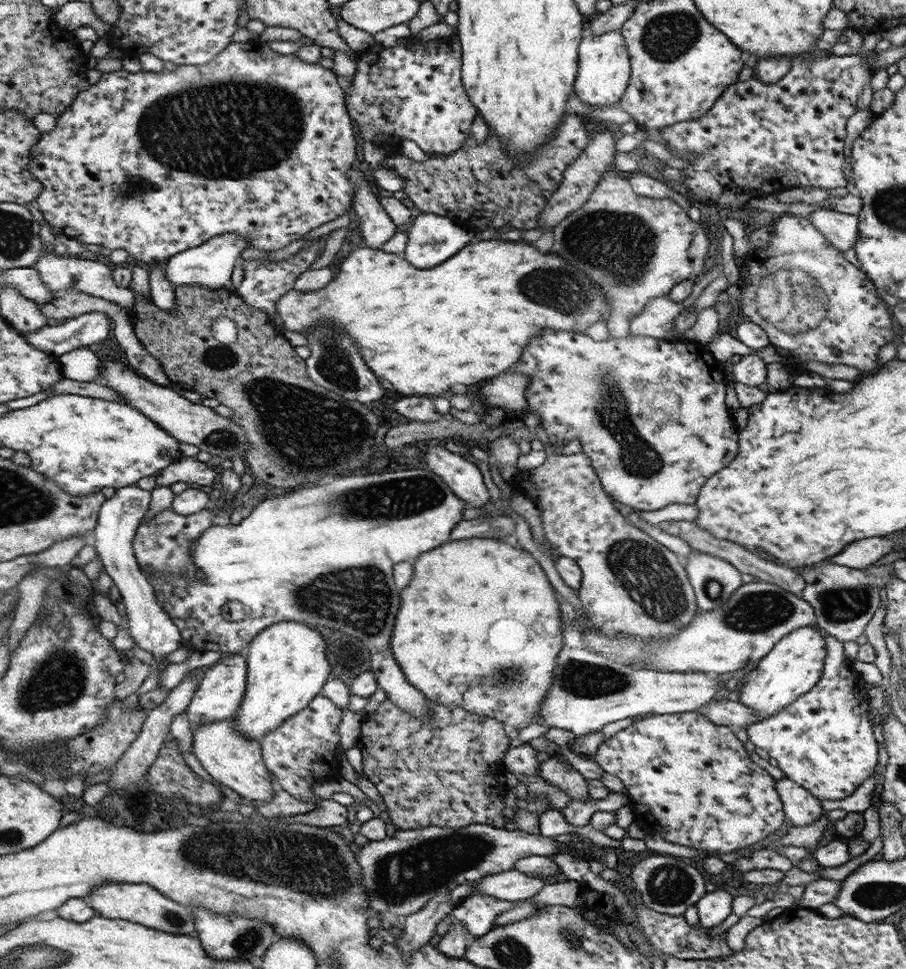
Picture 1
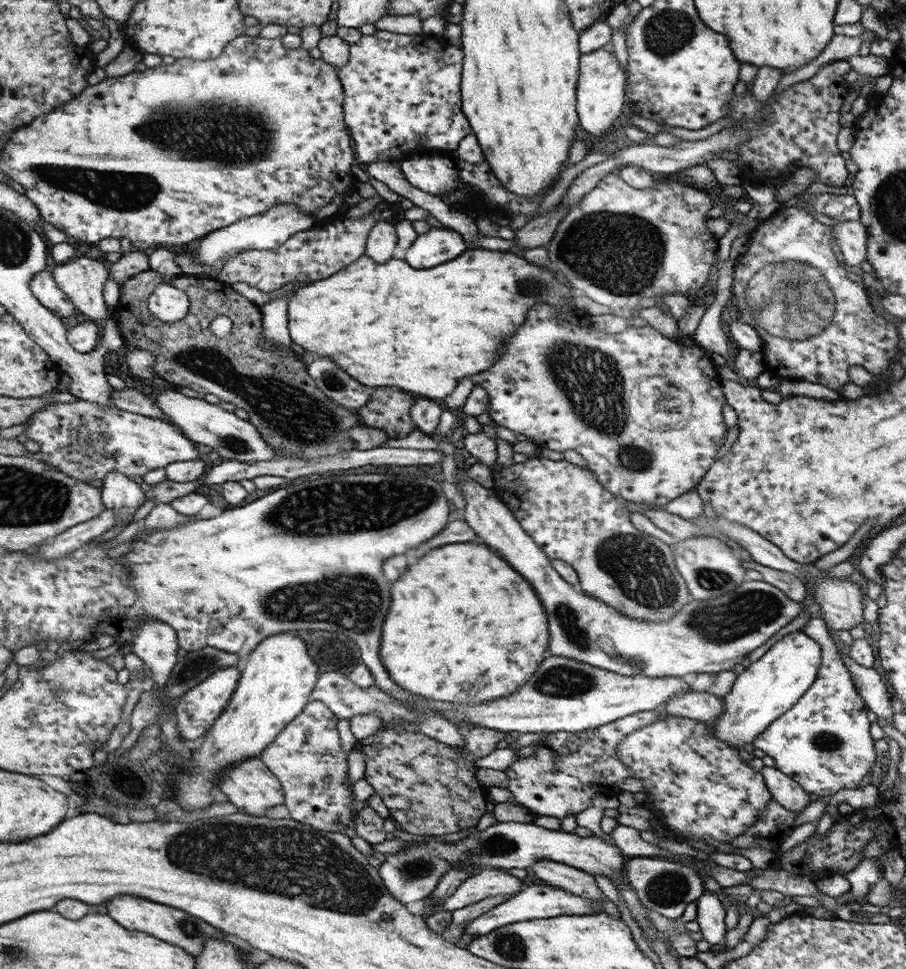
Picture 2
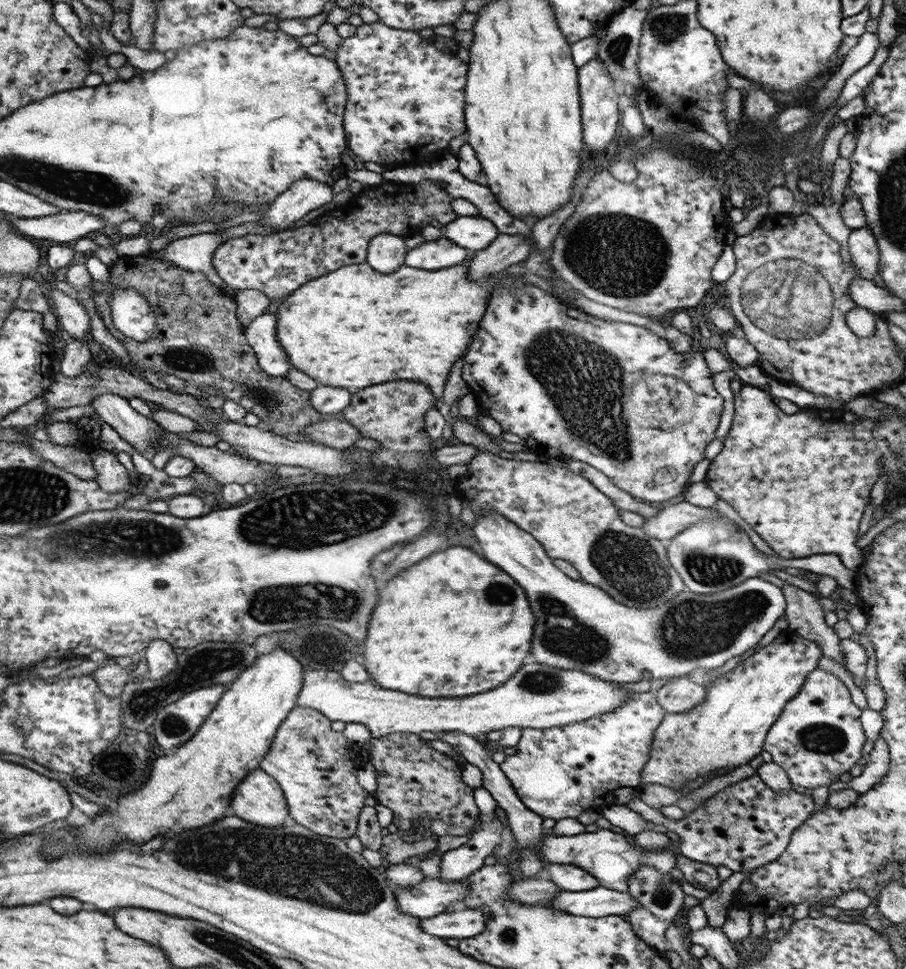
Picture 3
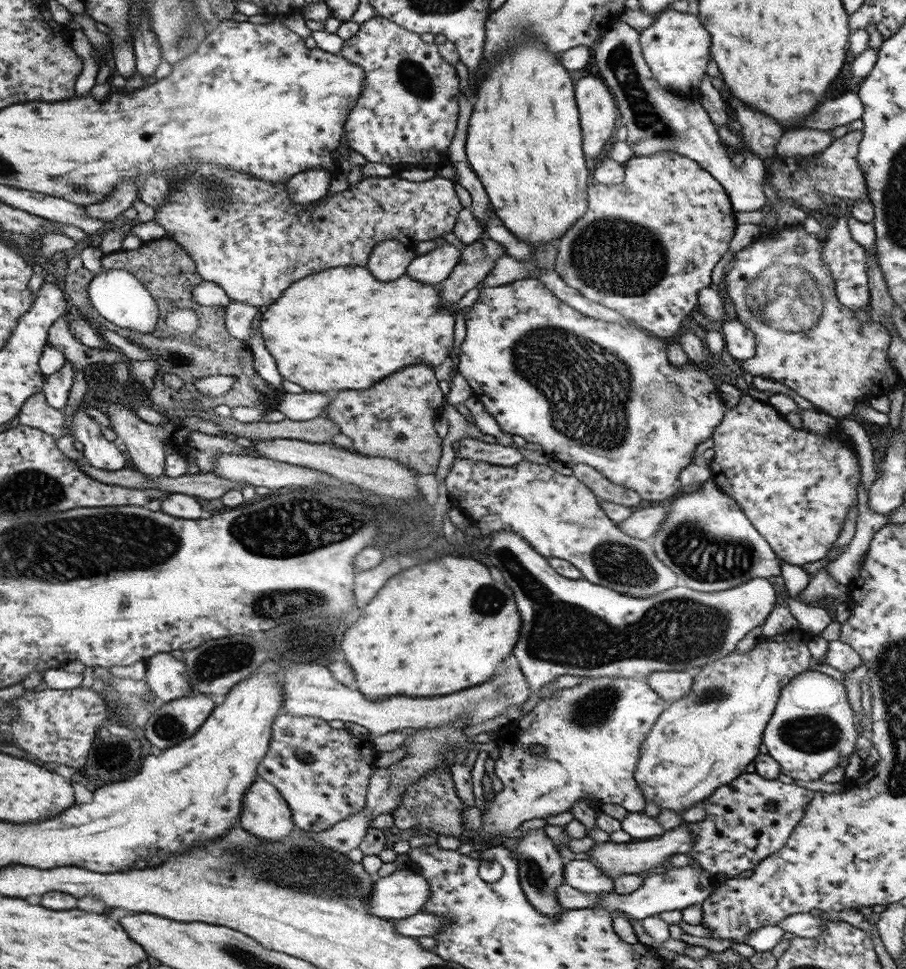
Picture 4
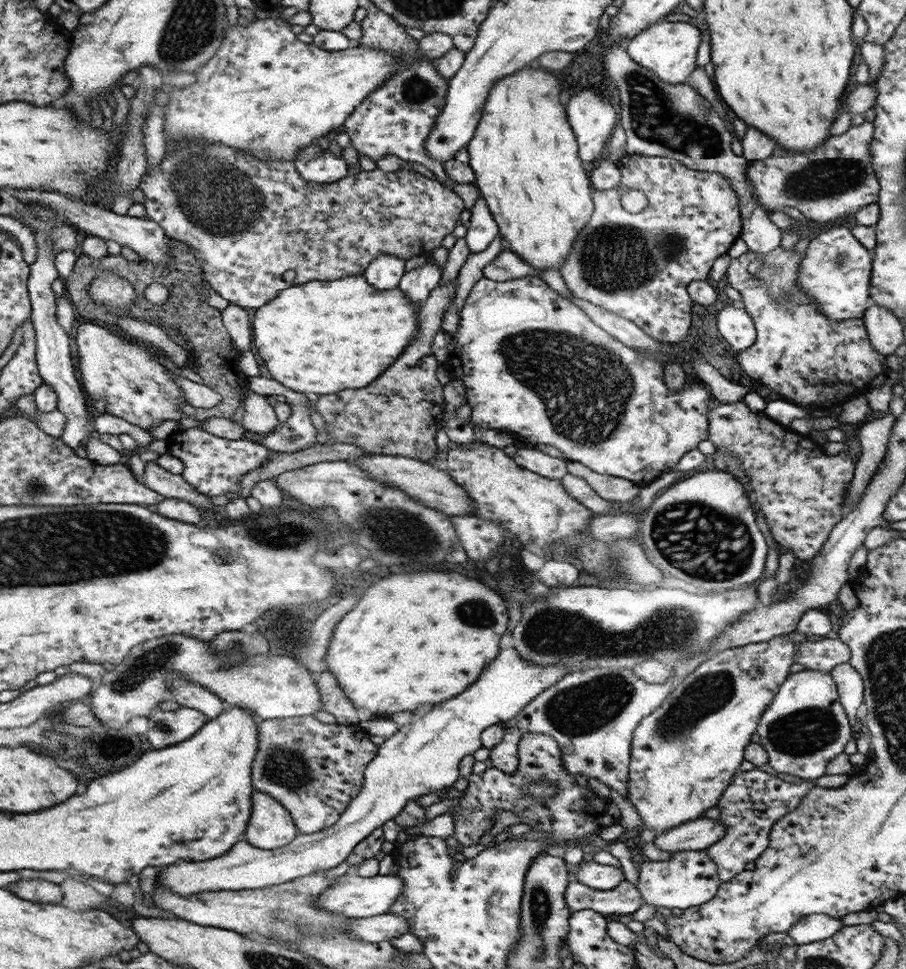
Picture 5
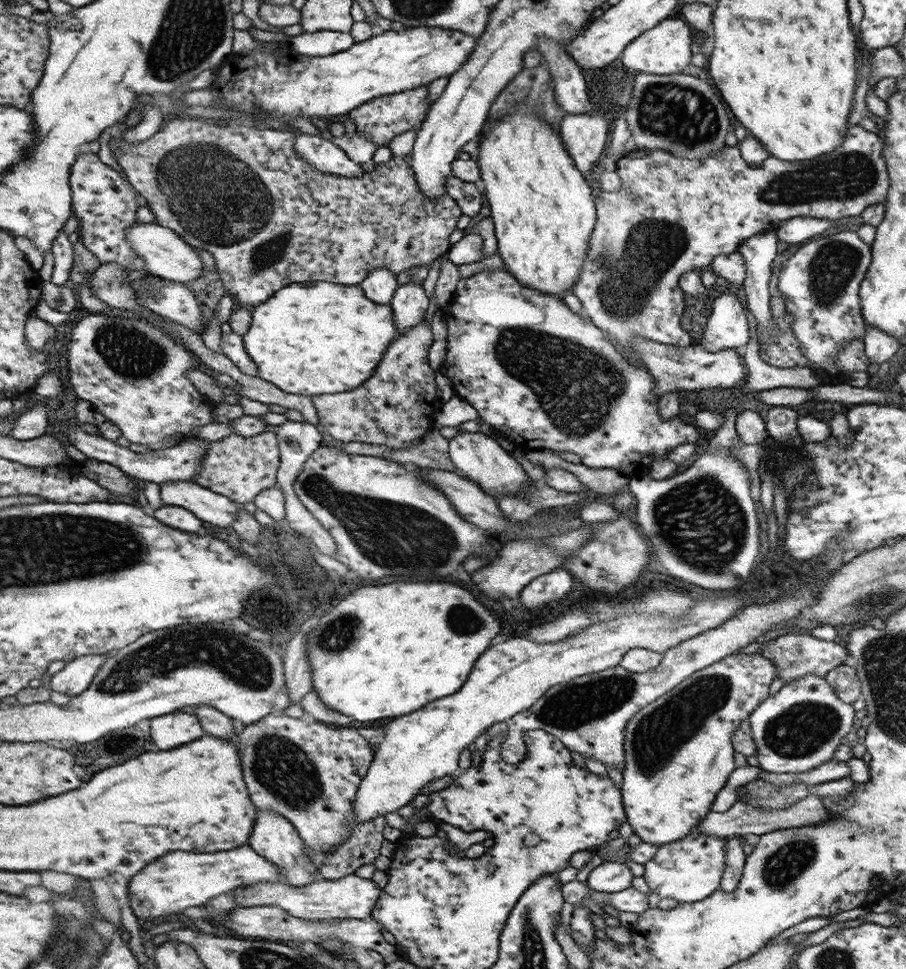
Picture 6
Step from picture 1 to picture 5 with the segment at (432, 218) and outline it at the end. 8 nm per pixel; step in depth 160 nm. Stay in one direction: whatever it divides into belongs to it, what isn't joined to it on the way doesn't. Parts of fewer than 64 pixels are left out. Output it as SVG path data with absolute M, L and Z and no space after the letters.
M435 261L424 263L420 268L405 272L400 287L405 292L407 299L410 299L418 308L429 298L431 292L441 281L443 266Z

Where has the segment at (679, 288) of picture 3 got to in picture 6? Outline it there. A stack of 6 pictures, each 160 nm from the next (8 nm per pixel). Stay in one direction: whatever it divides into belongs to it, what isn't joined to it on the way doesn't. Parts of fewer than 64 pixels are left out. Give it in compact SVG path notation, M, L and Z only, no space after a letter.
M861 125L849 127L842 146L814 160L786 162L769 156L759 168L750 167L741 158L738 145L726 145L712 157L695 160L676 158L666 151L635 149L616 165L621 188L616 192L601 191L596 196L597 224L589 240L581 279L572 291L581 300L584 314L639 363L638 352L633 350L633 343L628 343L634 337L679 347L692 345L690 334L680 325L686 294L679 281L686 272L706 269L717 256L735 253L742 239L774 231L790 218L857 217L870 206L885 205L890 185L884 142L880 134Z

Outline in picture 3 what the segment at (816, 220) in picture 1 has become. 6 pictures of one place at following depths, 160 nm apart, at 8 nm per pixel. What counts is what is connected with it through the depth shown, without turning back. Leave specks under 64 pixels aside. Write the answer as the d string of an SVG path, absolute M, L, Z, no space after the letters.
M868 227L851 229L848 237L848 252L859 277L873 281L879 273L879 248Z

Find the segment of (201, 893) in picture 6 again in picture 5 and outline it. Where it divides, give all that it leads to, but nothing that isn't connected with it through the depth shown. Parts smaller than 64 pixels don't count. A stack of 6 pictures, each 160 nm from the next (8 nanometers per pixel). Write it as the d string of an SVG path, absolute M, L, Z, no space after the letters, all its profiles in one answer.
M508 648L502 650L501 655L494 660L489 666L481 671L480 680L476 680L476 684L466 688L466 692L462 695L454 697L451 700L429 706L423 710L412 712L412 716L406 724L400 726L399 730L386 739L382 743L381 750L373 759L373 763L366 768L365 780L362 790L354 796L349 807L345 810L341 818L322 831L312 834L298 834L297 838L286 847L277 849L261 849L256 848L246 841L238 841L230 851L225 855L214 858L214 860L188 861L182 862L178 860L178 864L174 863L164 870L158 868L158 876L162 880L162 884L178 894L196 894L196 892L204 892L204 890L218 891L238 891L246 889L259 889L264 887L273 887L274 885L284 884L291 880L301 878L303 876L312 875L315 872L327 870L342 864L349 858L350 853L358 846L362 839L366 838L372 830L380 828L384 823L388 823L396 815L400 815L409 800L418 799L424 794L442 790L442 788L452 787L454 782L458 780L458 764L460 758L468 756L468 754L476 755L476 750L483 749L481 743L481 732L492 725L502 725L506 721L510 721L514 716L520 714L524 710L526 704L532 703L542 692L550 689L570 674L573 670L569 670L569 666L565 665L547 665L538 667L530 665L523 660L516 650Z

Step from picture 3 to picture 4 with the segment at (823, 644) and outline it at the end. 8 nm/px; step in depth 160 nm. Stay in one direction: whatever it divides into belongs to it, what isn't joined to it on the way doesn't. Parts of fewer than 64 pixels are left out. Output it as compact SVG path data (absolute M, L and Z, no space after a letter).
M827 566L823 567L811 578L808 588L805 588L796 597L807 605L812 602L827 600L829 596L835 596L841 602L850 603L849 589L847 585L835 582L829 575Z

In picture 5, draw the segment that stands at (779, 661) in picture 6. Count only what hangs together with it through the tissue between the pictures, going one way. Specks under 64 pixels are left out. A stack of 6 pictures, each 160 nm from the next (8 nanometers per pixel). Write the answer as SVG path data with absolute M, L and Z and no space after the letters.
M824 638L818 642L796 644L794 664L804 665L806 669L830 673L840 664L849 663L850 648L839 639Z

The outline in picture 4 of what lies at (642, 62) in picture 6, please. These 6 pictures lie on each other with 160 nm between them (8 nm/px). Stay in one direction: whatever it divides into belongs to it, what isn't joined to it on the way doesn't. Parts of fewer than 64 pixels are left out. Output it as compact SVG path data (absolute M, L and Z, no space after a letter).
M668 8L654 16L650 26L639 33L641 51L658 84L674 94L698 97L700 82L708 75L711 54L710 34L701 20L691 13Z

